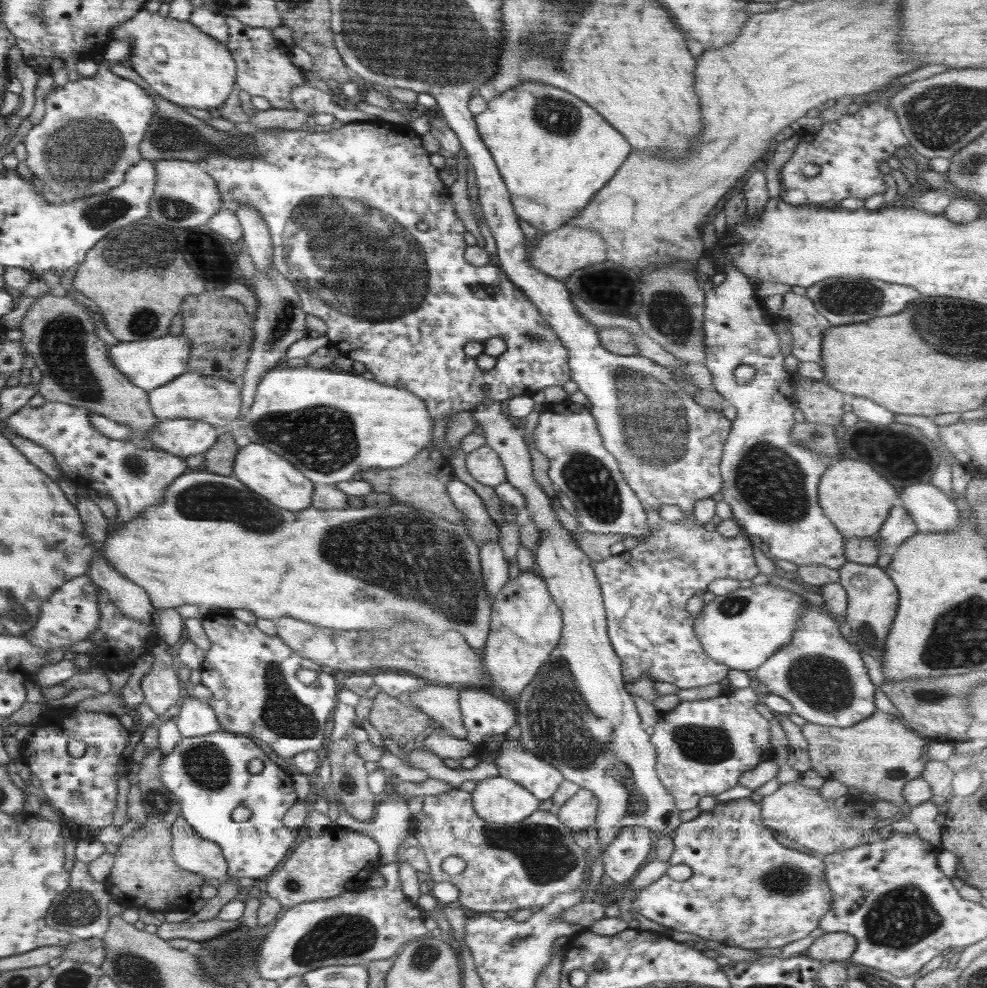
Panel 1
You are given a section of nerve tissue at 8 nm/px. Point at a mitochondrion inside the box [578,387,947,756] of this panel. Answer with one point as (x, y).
(770, 481)

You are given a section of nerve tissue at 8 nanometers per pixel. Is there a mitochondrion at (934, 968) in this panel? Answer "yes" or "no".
no

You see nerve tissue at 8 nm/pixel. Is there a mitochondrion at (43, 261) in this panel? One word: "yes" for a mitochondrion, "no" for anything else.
no

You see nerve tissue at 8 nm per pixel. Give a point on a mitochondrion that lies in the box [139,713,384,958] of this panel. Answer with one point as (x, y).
(207, 766)

